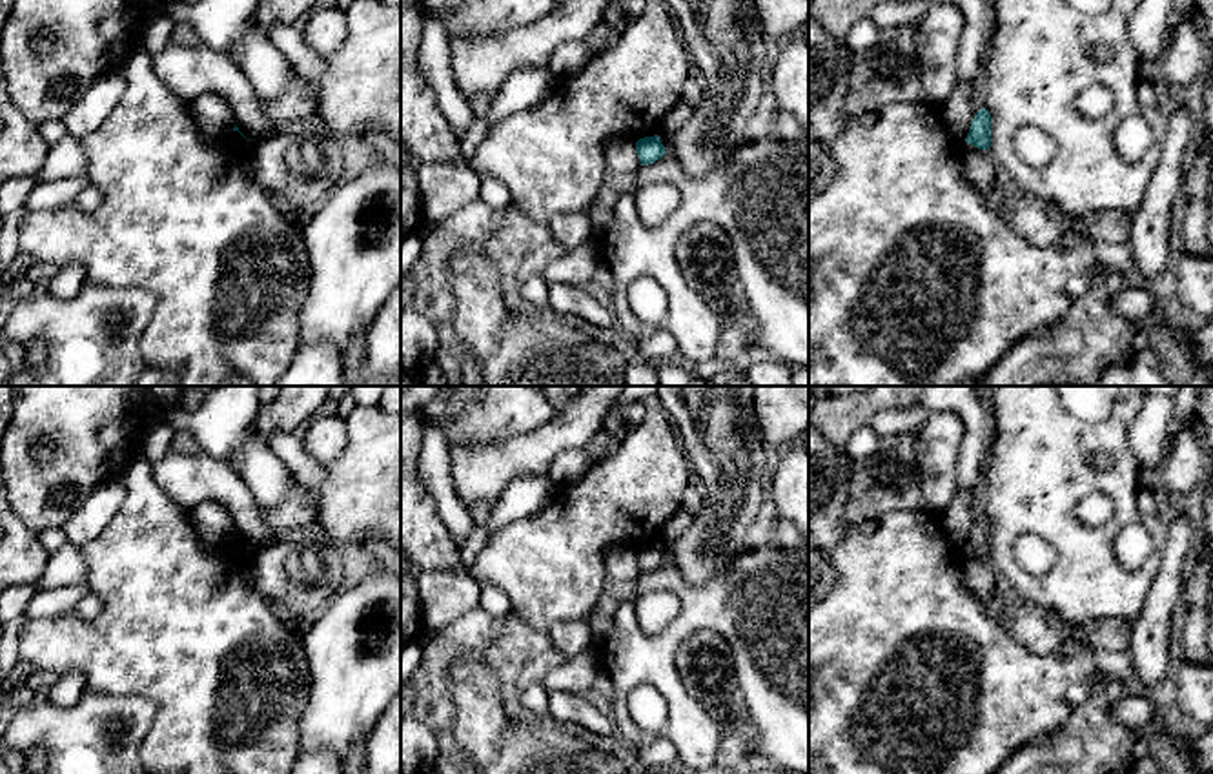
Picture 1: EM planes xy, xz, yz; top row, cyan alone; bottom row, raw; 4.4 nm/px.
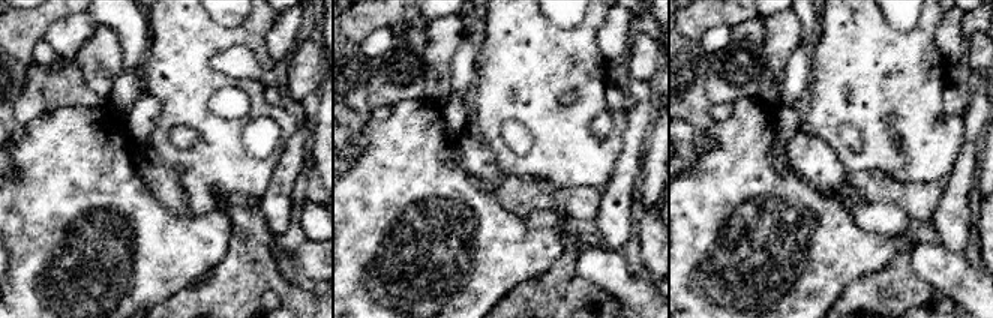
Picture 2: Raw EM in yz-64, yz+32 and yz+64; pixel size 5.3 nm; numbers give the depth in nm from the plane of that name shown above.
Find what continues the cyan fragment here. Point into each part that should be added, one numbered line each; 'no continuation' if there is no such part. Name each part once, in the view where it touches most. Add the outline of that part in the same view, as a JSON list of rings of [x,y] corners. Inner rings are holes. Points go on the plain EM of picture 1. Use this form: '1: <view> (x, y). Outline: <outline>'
no continuation

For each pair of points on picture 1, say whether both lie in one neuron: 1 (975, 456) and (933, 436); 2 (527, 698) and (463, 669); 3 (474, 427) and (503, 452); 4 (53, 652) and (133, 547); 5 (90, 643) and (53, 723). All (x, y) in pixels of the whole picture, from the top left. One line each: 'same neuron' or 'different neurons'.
1: different neurons
2: different neurons
3: different neurons
4: same neuron
5: different neurons

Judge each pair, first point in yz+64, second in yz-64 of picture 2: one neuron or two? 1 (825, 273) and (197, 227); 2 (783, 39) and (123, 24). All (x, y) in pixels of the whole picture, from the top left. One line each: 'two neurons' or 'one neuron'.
1: one neuron
2: two neurons

